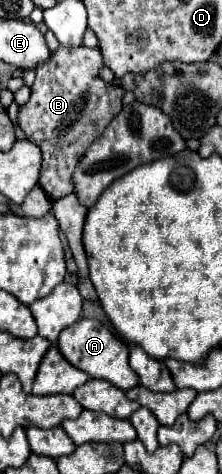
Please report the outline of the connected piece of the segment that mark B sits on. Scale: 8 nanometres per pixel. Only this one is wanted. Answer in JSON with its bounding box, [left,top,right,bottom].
[18,44,124,200]

